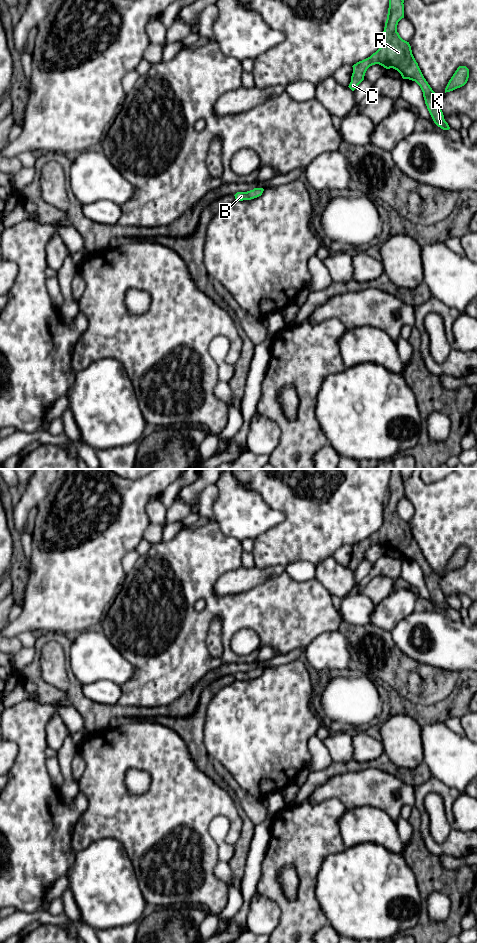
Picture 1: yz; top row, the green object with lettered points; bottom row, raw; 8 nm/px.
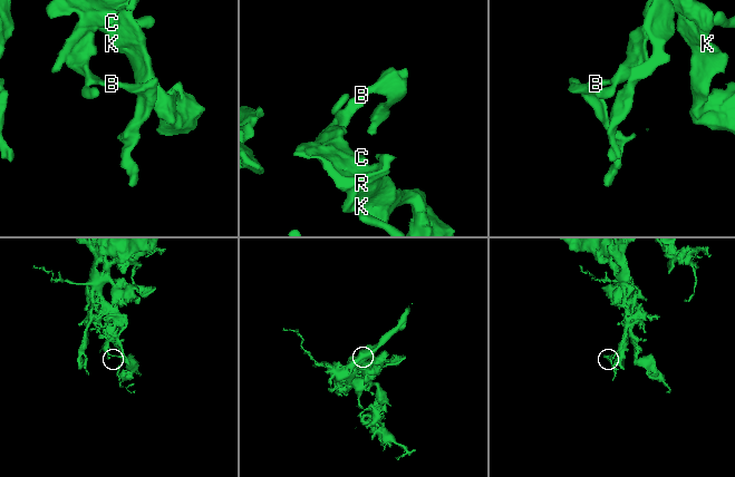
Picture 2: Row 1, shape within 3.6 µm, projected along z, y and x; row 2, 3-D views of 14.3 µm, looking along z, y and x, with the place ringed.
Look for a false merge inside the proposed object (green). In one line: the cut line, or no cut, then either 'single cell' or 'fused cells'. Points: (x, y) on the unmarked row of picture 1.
no cut | single cell

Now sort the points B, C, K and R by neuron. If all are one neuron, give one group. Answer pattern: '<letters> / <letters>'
B C K R

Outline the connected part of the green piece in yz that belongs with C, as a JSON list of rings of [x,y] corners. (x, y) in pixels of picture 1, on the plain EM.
[[[391,469],[389,488],[383,511],[383,524],[370,537],[354,544],[349,568],[354,571],[364,560],[367,549],[379,544],[386,549],[397,550],[403,559],[415,561],[423,572],[427,589],[434,603],[443,610],[450,607],[444,599],[440,587],[440,575],[436,574],[424,558],[416,542],[409,522],[403,520],[397,512],[398,502],[404,498],[404,480],[400,469]]]

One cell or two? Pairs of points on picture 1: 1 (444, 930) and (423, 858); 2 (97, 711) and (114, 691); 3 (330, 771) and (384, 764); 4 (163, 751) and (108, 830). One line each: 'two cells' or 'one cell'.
1: one cell
2: two cells
3: one cell
4: one cell

